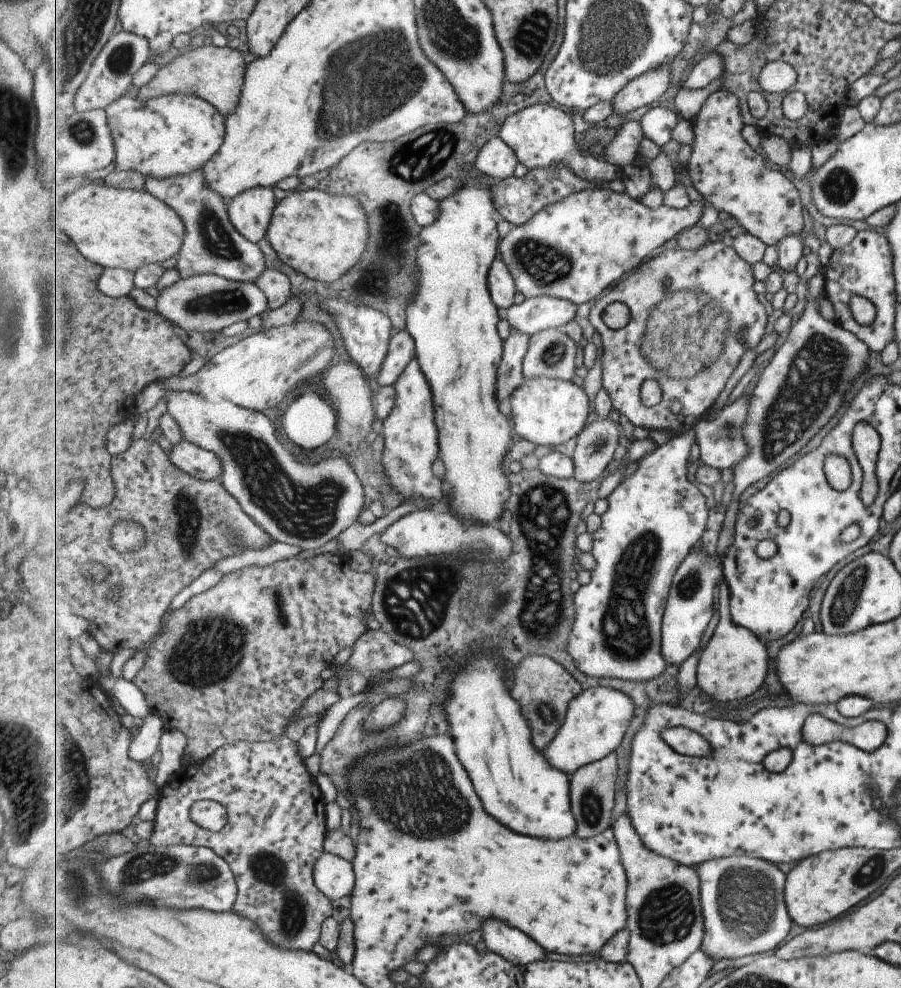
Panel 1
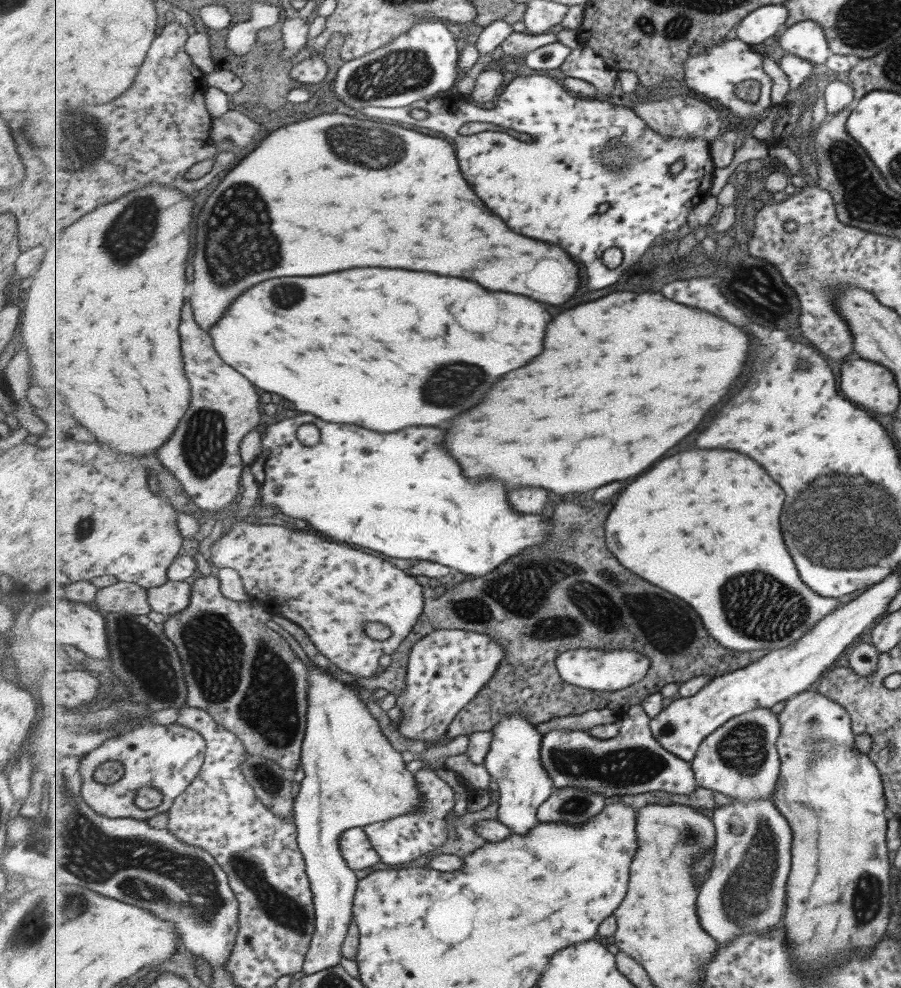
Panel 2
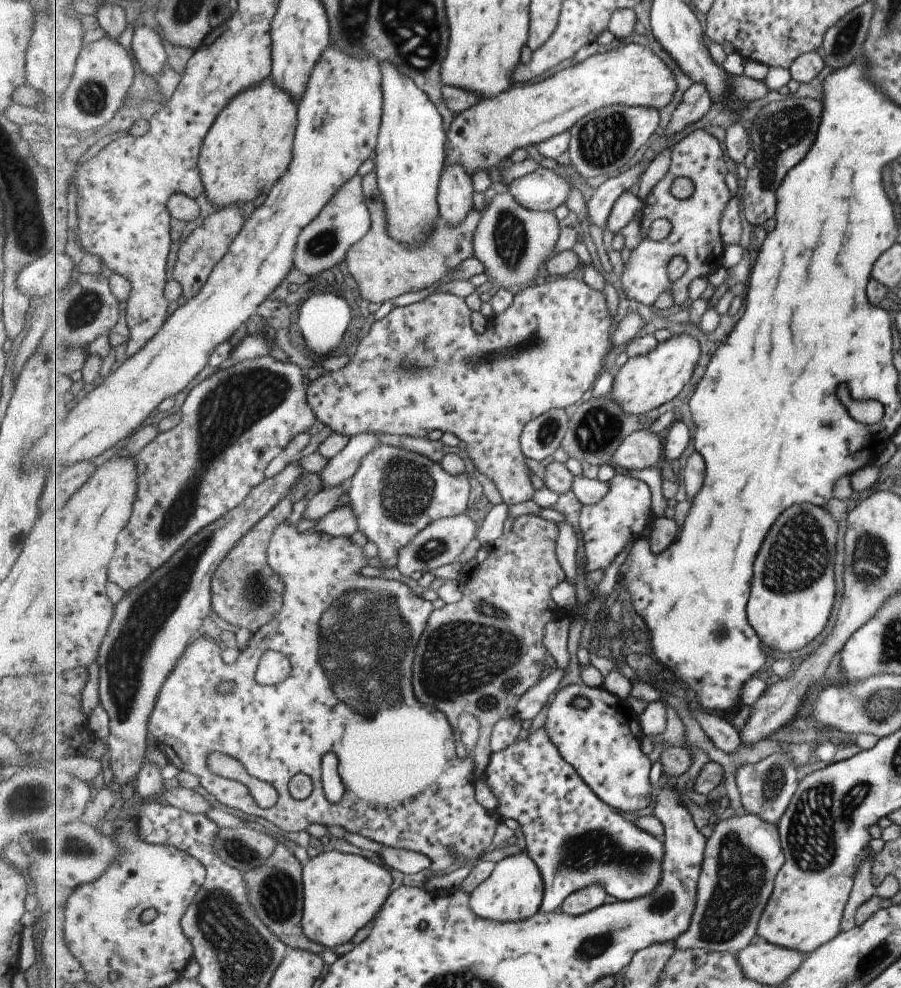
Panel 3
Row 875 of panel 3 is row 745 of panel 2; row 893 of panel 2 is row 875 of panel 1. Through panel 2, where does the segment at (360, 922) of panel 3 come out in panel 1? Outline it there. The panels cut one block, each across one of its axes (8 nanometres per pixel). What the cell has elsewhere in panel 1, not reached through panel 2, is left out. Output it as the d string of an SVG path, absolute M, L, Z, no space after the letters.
M325 851L313 866L313 882L327 898L339 900L356 889L356 869L349 860Z

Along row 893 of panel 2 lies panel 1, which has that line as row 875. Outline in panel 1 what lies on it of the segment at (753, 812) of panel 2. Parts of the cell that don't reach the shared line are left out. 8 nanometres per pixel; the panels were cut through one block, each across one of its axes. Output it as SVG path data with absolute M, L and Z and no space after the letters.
M749 855L745 856L732 856L723 857L720 859L713 859L704 862L696 867L701 879L701 900L704 906L704 923L705 923L705 938L704 944L701 948L703 952L707 952L715 962L742 962L746 963L750 960L757 958L757 954L773 954L777 950L778 946L785 946L786 942L789 942L789 938L793 938L793 917L789 914L788 903L785 898L785 886L786 877L785 874L777 863L761 860L758 858L751 858Z

